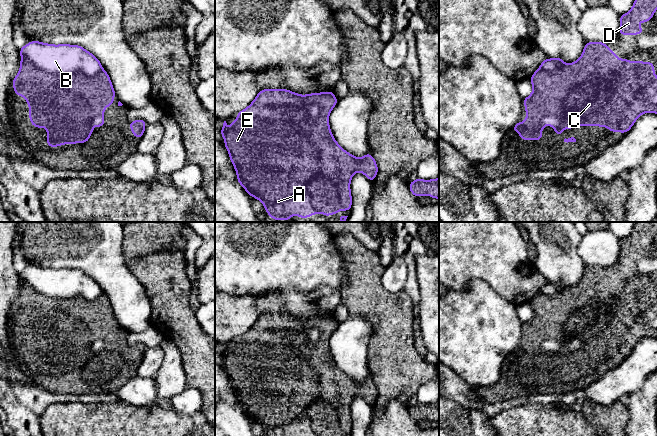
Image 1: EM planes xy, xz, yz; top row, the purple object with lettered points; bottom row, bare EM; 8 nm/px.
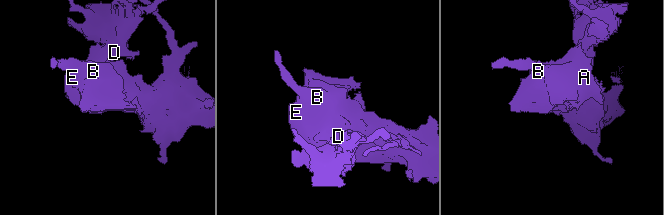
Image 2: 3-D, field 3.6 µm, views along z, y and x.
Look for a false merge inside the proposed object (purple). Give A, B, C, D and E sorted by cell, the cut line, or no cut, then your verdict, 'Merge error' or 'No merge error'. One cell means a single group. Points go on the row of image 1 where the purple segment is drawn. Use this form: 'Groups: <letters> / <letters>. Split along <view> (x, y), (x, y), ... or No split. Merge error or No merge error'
Groups: A C D E / B. Split along xy (22, 57), (47, 72), (94, 75), (101, 69). Merge error

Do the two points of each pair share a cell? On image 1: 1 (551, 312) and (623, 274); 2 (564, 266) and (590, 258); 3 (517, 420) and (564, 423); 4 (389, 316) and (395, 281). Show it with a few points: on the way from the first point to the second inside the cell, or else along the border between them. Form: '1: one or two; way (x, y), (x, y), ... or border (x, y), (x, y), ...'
1: one; way (569, 311), (575, 306), (597, 300), (605, 292)
2: two; border (581, 237), (579, 256), (585, 266)
3: one; way (529, 423), (552, 423)
4: two; border (384, 270), (381, 284), (390, 292), (402, 290)

